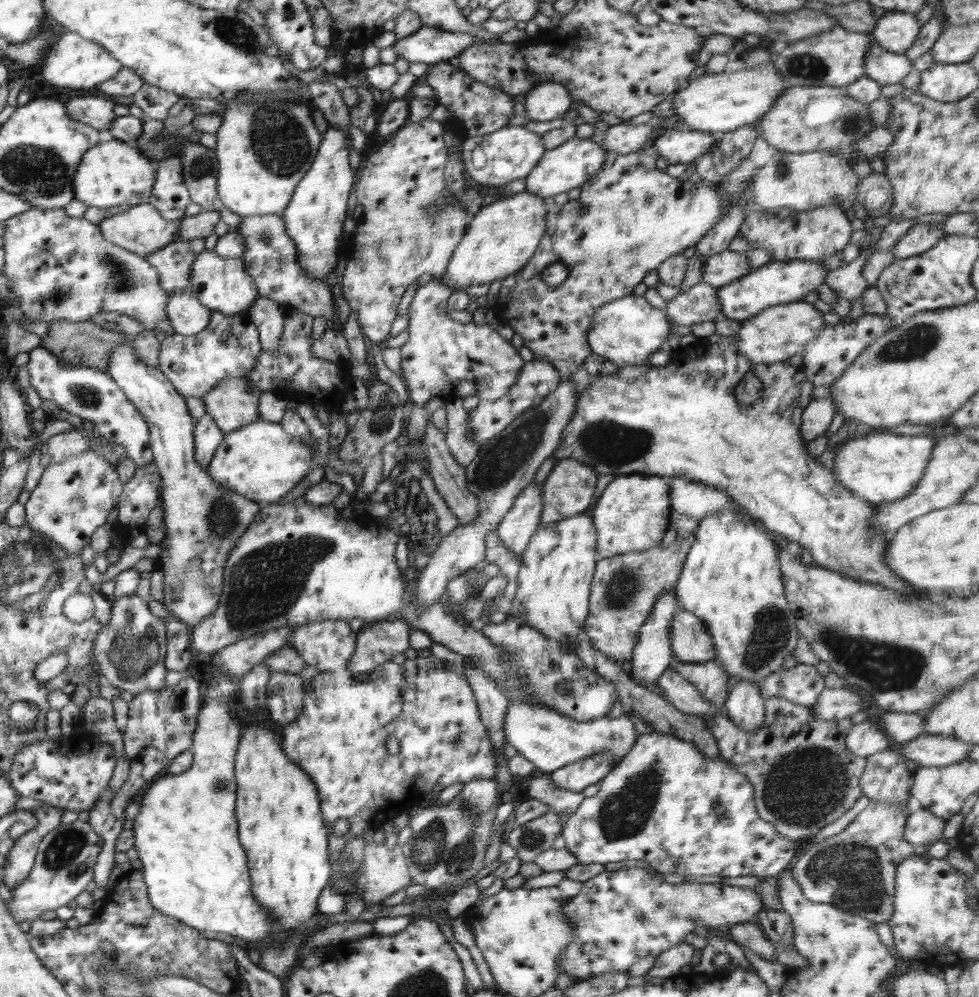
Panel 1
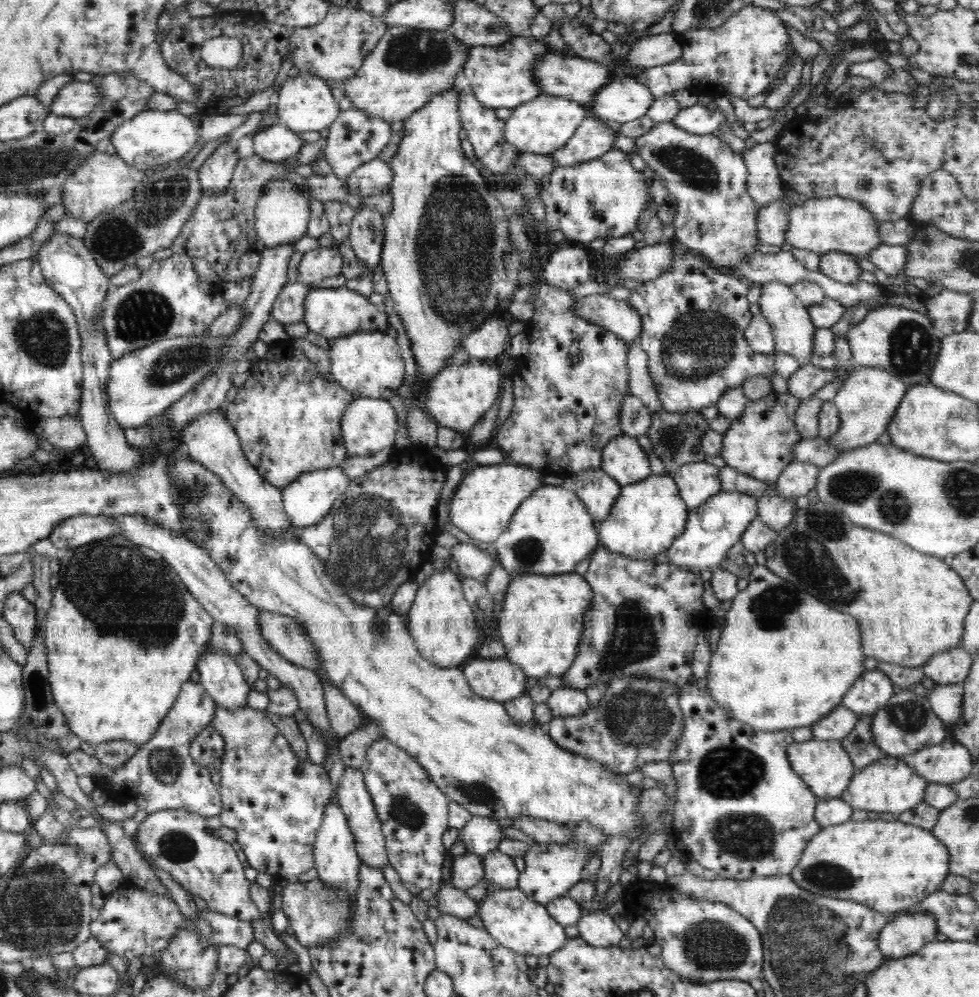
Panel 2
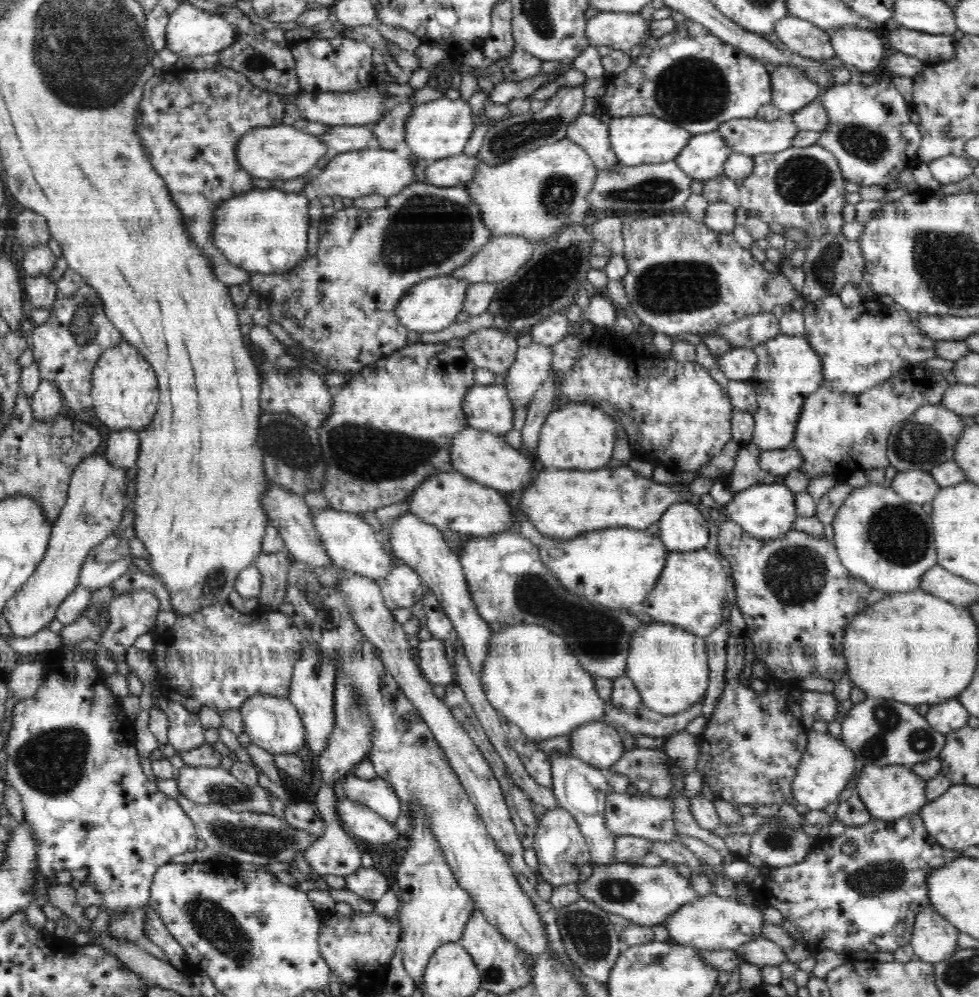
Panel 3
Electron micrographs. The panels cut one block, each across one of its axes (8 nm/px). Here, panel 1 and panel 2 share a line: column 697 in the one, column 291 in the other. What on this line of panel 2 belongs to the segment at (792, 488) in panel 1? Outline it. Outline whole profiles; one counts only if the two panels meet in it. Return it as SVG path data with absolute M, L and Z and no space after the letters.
M300 350L274 362L274 352L266 354L252 366L252 374L238 389L232 403L228 403L225 418L238 436L245 458L266 482L284 488L298 476L314 470L341 466L348 452L341 434L342 416L353 402L353 395L330 374L321 374L314 363Z

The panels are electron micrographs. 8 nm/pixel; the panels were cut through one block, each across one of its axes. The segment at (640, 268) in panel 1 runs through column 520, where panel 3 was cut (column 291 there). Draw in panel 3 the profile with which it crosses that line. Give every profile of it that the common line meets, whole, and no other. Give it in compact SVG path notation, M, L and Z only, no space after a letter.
M416 182L407 186L402 192L388 199L383 207L370 210L358 209L354 206L344 207L339 211L327 211L319 225L319 244L316 254L313 256L304 256L296 268L286 273L249 273L248 284L259 300L268 304L268 310L271 314L271 321L277 322L296 342L304 348L310 350L315 356L316 364L326 366L327 370L341 372L343 374L353 375L362 368L377 363L393 354L399 348L404 348L408 342L408 329L402 326L395 315L395 308L398 301L408 292L410 287L421 283L423 280L442 275L449 275L454 270L465 265L470 258L477 255L482 247L490 240L493 234L485 227L481 221L481 212L477 204L470 199L470 193L464 186L438 187L428 182Z

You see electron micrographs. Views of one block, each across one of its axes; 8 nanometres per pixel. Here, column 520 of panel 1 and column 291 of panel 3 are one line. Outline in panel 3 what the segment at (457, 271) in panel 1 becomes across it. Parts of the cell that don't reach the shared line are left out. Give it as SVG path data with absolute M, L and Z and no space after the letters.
M252 189L245 195L234 196L218 205L213 218L214 246L234 265L250 273L286 273L298 266L300 259L306 256L310 202L300 194L289 194L279 189Z

